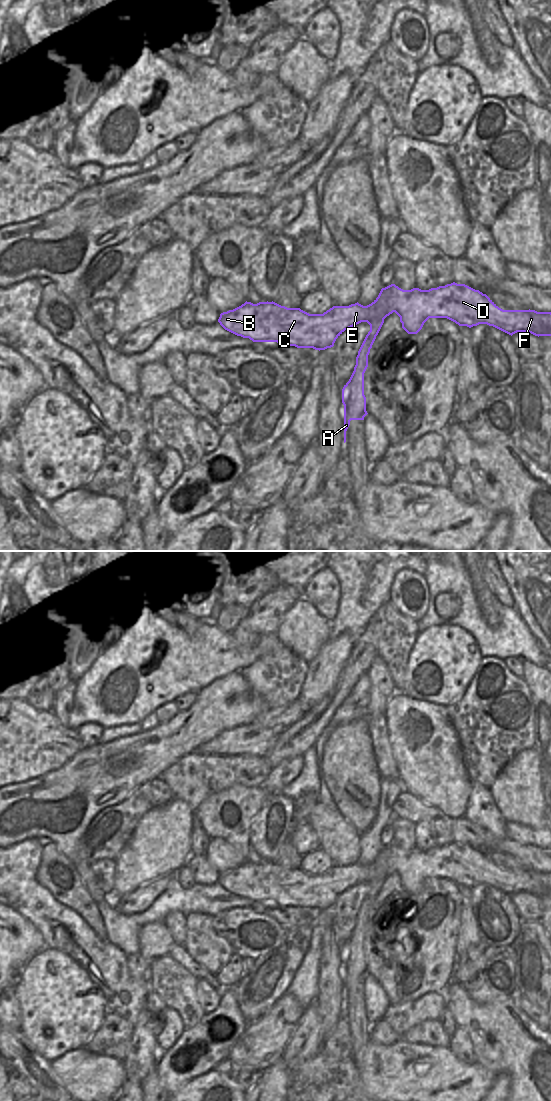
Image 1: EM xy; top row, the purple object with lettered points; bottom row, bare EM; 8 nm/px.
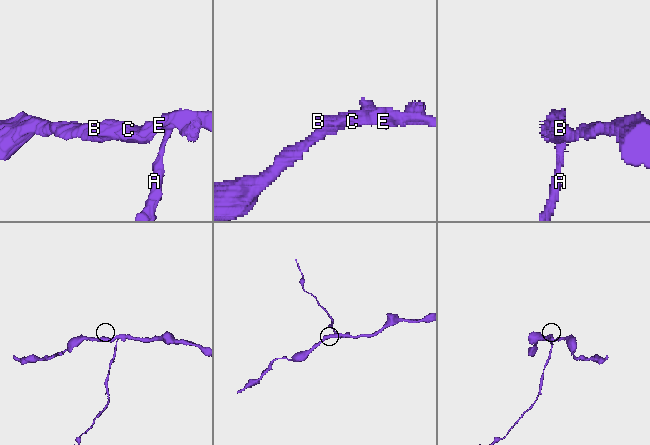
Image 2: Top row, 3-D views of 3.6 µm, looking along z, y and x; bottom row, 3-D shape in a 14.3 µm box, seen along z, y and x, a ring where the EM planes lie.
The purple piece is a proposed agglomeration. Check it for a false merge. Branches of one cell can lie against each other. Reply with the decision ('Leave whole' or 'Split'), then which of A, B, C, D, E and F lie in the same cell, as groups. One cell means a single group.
Split. Groups: A / B C D E F.

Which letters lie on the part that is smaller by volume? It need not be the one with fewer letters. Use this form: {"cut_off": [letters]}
{"cut_off": ["A"]}

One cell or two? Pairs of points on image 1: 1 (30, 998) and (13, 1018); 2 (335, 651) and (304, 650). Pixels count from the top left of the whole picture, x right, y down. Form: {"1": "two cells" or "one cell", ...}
{"1": "two cells", "2": "two cells"}

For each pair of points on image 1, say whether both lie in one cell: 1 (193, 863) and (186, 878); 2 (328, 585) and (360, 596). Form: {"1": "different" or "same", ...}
{"1": "different", "2": "different"}

